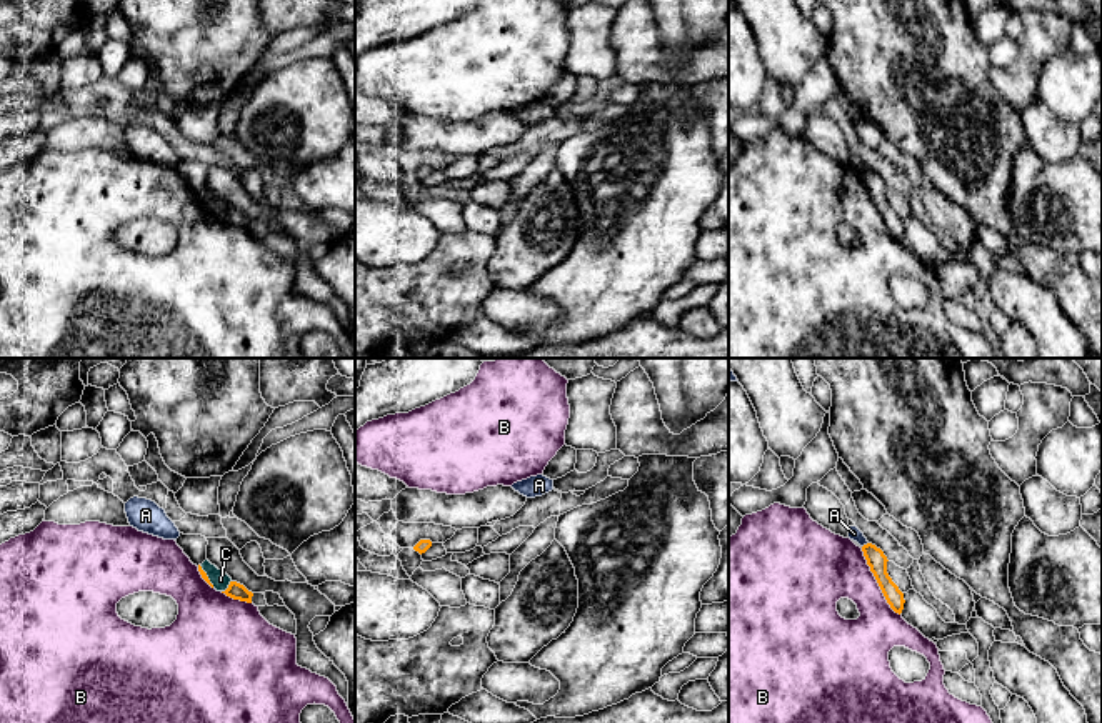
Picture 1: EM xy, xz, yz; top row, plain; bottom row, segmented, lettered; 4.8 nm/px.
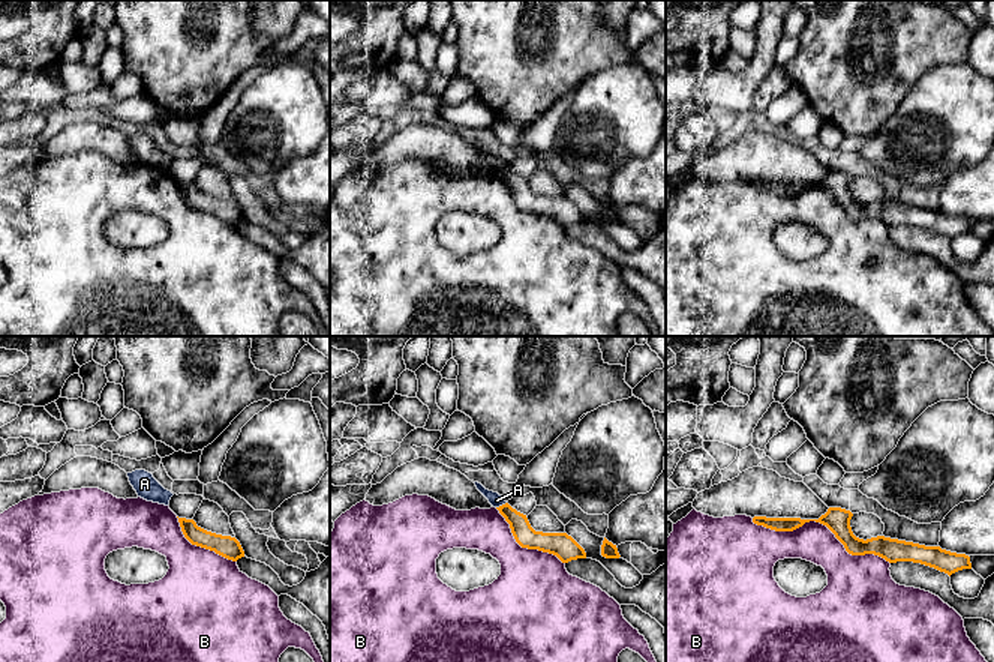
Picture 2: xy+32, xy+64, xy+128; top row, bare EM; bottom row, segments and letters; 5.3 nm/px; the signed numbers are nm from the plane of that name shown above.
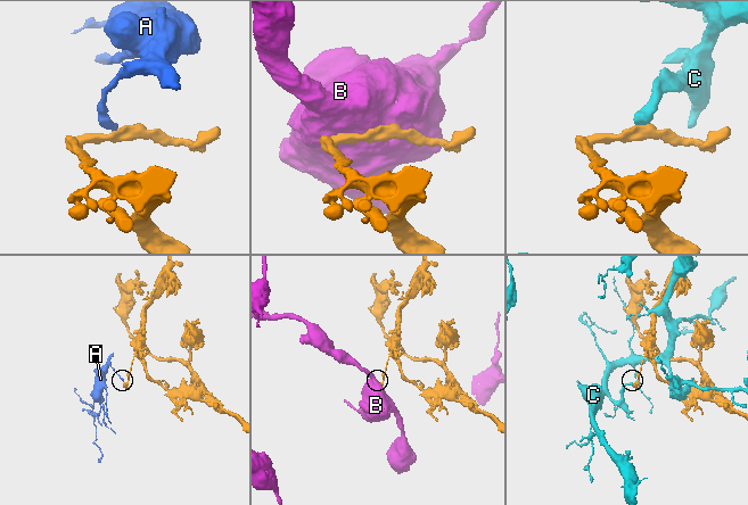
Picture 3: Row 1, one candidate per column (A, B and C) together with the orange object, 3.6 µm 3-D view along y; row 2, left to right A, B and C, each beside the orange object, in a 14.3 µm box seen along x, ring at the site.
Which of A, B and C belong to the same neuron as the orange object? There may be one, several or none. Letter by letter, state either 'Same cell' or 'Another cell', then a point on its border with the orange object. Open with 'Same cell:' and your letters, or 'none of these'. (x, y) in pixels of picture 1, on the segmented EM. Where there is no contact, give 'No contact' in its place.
Same cell: none of these
A: Another cell. Touches orange at yz (864, 545)
B: Another cell. Touches orange at yz (877, 582)
C: Another cell. Touches orange at xy (229, 587)

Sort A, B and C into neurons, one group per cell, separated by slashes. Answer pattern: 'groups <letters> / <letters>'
groups A / B / C

